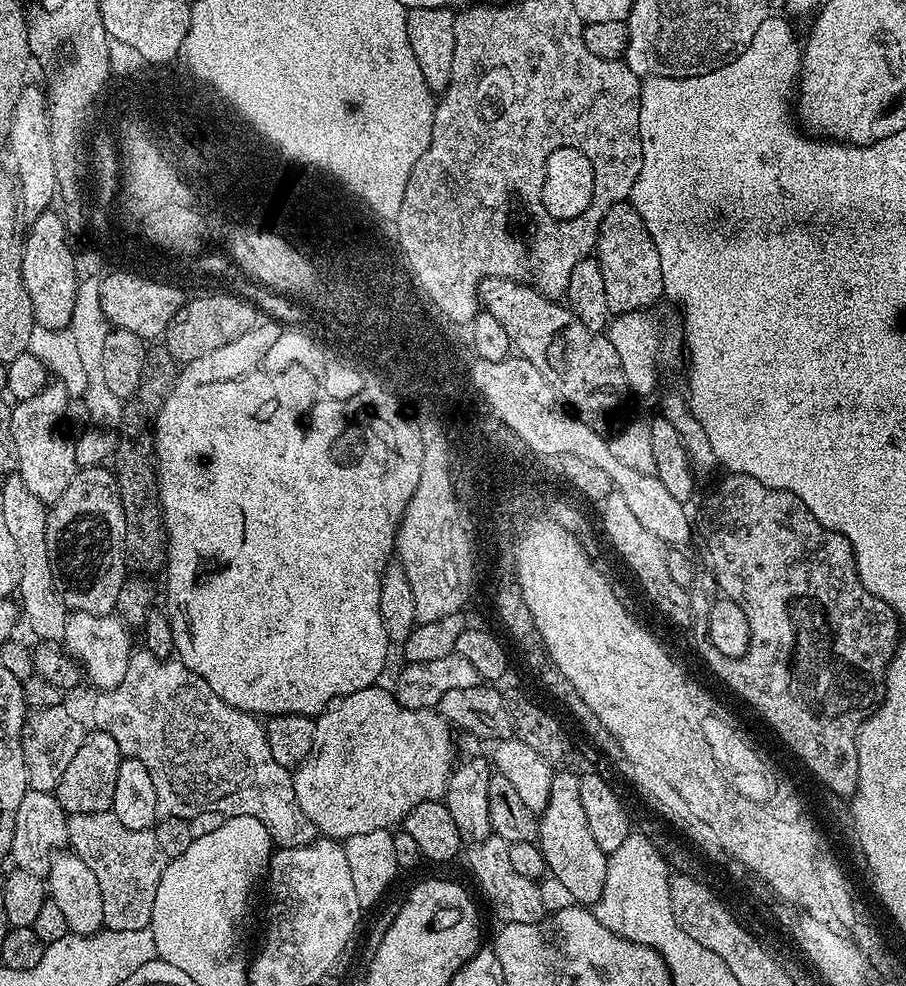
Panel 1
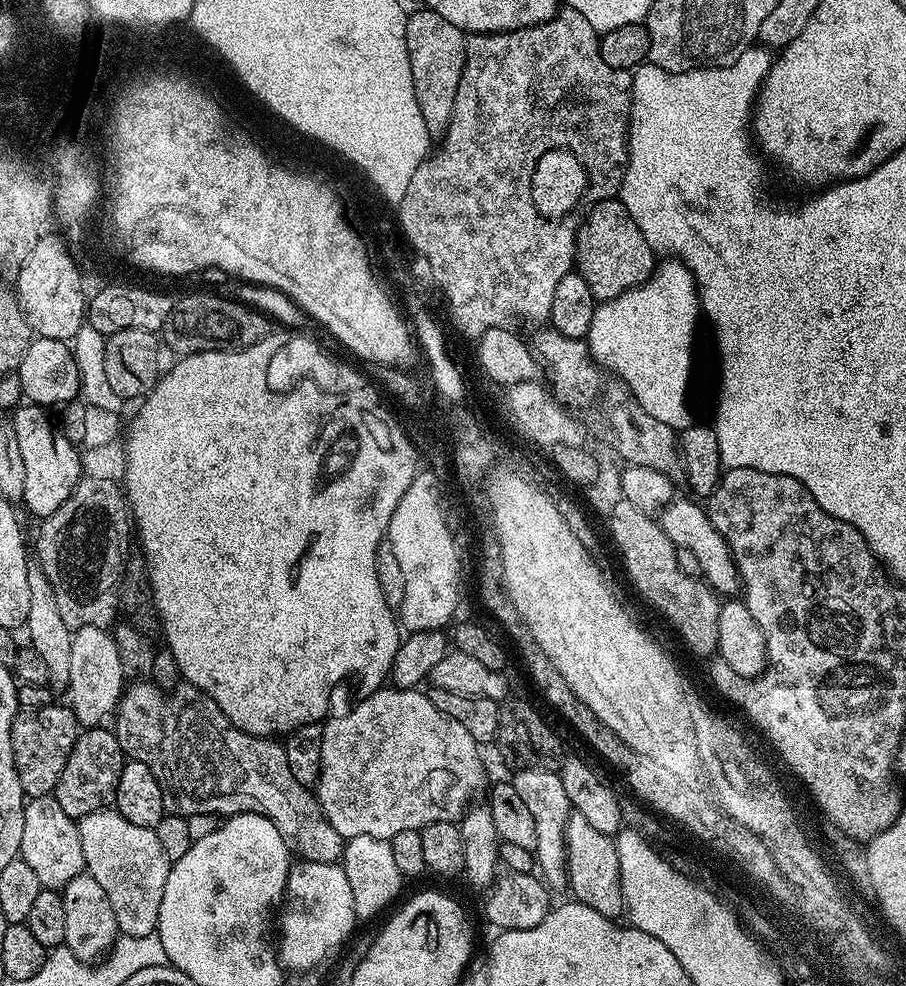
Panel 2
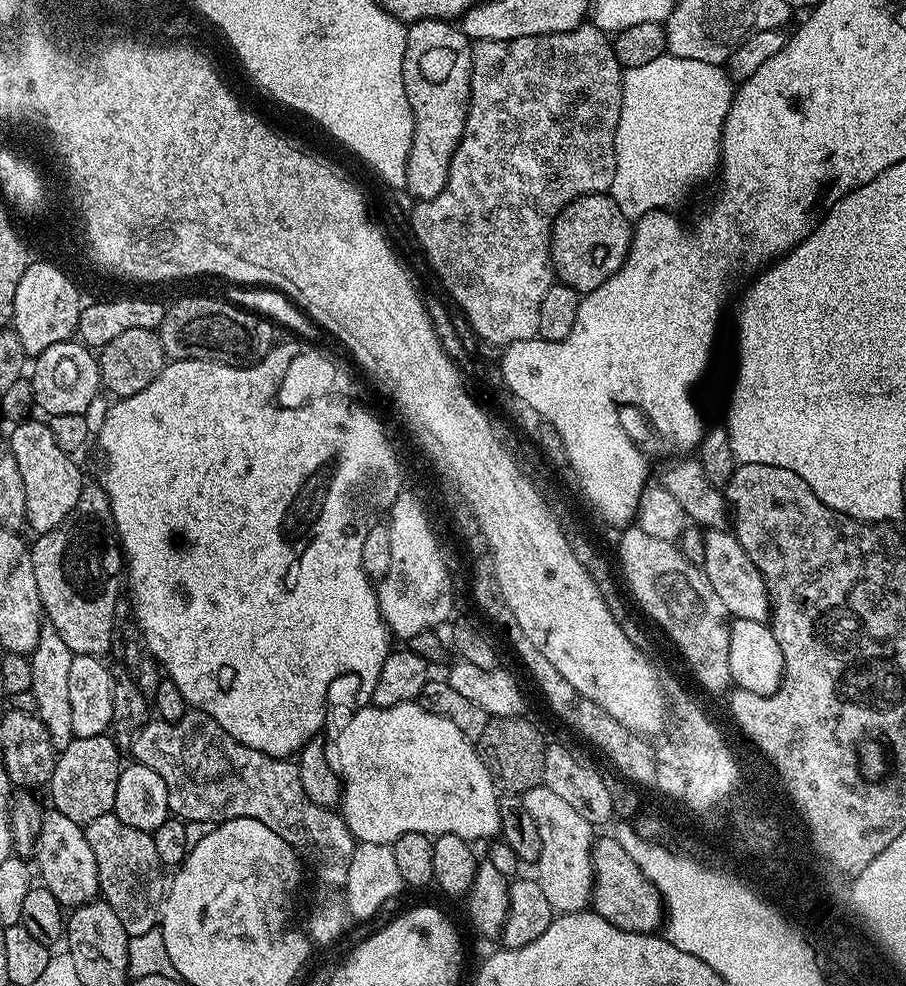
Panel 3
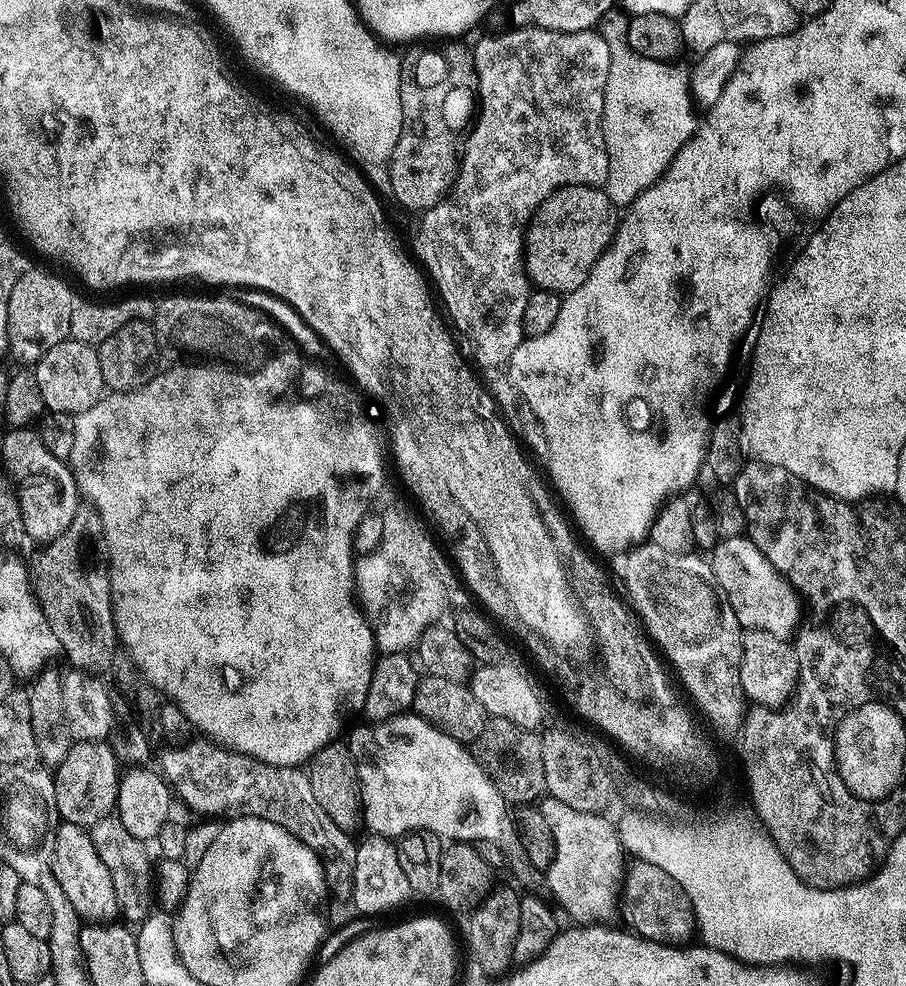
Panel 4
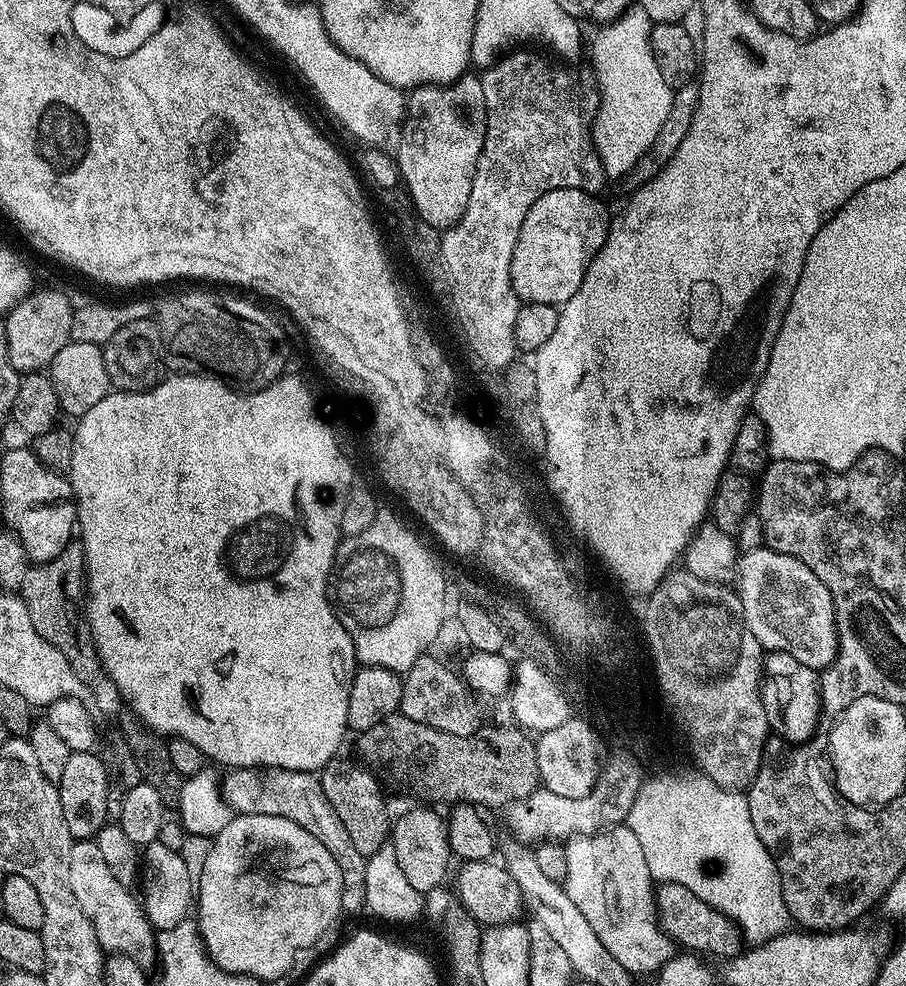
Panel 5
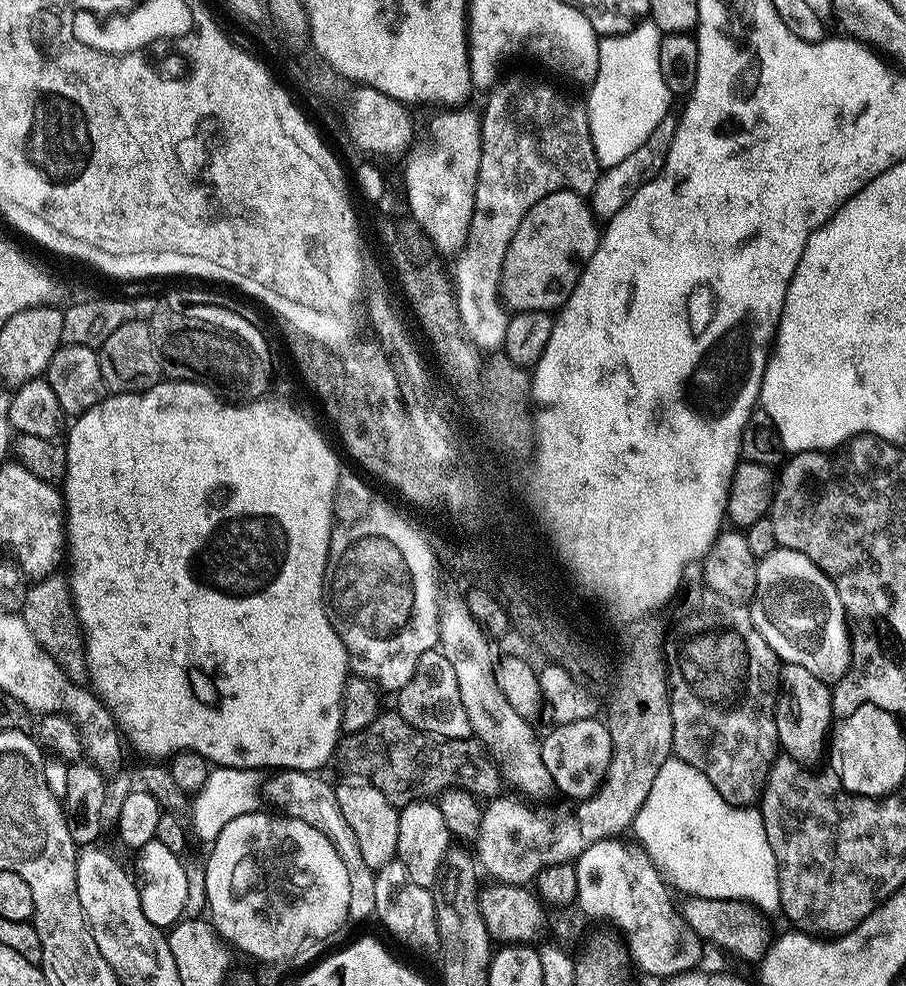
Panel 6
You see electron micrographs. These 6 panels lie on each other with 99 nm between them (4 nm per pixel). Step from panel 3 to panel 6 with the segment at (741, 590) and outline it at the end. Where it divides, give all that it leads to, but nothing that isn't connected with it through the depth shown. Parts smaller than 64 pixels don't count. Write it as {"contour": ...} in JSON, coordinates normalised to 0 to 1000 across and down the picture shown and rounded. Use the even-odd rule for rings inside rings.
{"contour":[[[858,554],[837,568],[836,596],[828,620],[837,643],[845,647],[858,669],[890,675],[894,684],[911,692],[924,692],[937,684],[940,647],[932,613],[918,587],[890,562]]]}

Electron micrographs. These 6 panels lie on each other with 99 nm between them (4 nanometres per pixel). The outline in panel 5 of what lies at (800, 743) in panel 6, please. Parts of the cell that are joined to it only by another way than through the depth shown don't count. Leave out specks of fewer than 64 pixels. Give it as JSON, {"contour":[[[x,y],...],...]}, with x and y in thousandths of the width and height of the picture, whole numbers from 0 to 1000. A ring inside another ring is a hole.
{"contour":[[[852,661],[845,669],[845,685],[841,691],[843,715],[849,727],[854,731],[854,738],[870,751],[883,755],[901,742],[907,725],[905,706],[906,687],[902,678],[881,671],[866,661]]]}

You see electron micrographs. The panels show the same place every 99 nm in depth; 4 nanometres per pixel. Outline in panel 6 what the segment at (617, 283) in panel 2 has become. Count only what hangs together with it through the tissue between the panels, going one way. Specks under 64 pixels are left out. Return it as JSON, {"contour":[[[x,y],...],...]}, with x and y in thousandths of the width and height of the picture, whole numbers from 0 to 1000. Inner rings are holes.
{"contour":[[[613,195],[598,201],[598,205],[589,208],[581,217],[581,221],[576,221],[572,233],[567,233],[565,244],[561,246],[556,262],[556,276],[552,285],[551,298],[555,307],[566,317],[609,316],[617,313],[627,305],[627,300],[642,278],[645,268],[662,247],[663,238],[663,232],[650,211],[650,204],[641,196]]]}

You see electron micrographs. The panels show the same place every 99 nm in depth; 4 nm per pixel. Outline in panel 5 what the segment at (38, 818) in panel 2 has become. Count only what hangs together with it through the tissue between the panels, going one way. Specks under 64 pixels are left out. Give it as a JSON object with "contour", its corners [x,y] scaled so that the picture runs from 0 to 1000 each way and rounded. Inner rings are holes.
{"contour":[[[105,851],[83,853],[77,862],[77,903],[82,903],[82,911],[86,919],[91,919],[91,927],[99,931],[104,939],[104,947],[116,967],[141,970],[155,981],[163,984],[173,977],[172,965],[173,944],[168,940],[159,925],[159,918],[146,906],[142,898],[130,895],[117,878],[113,866],[108,863]]]}

